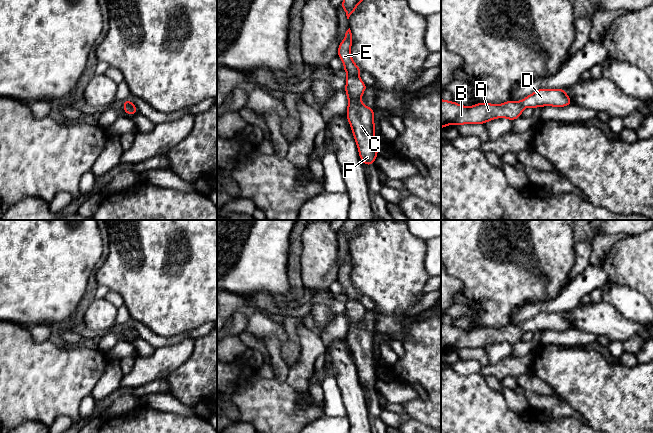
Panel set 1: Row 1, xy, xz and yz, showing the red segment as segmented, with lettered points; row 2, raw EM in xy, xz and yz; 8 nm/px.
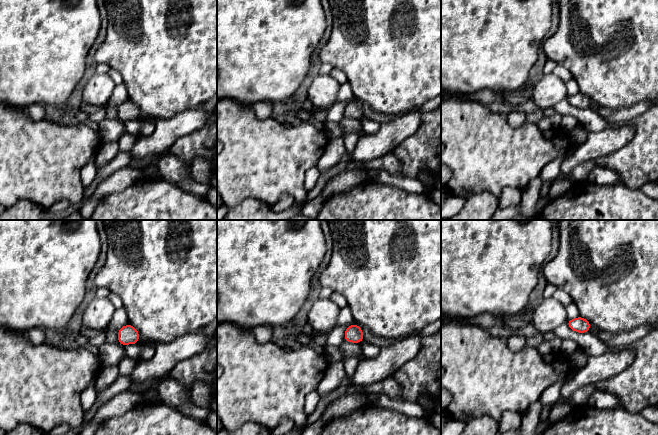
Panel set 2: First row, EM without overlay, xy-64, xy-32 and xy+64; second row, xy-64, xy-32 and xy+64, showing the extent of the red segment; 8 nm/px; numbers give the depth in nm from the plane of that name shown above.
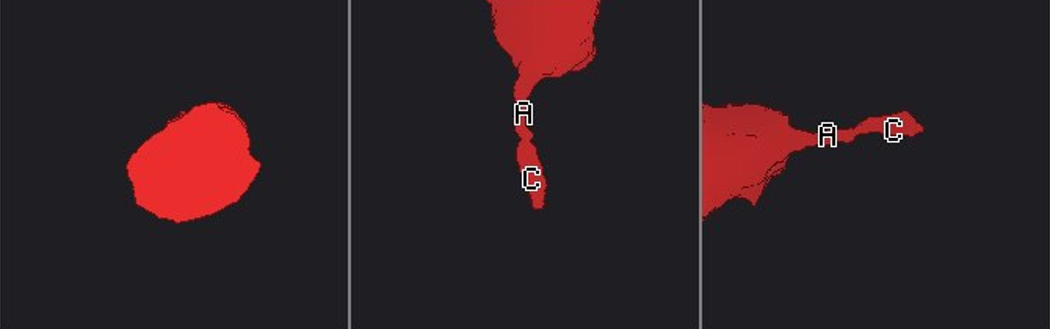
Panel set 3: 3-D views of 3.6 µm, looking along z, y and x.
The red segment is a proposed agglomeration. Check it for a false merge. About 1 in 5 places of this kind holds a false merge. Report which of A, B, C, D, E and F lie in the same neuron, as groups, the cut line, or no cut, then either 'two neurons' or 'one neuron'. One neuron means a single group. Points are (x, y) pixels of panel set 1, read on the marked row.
groups A B C D E F; cut none; one neuron

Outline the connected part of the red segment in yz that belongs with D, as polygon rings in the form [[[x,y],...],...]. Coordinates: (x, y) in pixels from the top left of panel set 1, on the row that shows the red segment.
[[[538,89],[520,102],[510,100],[502,104],[477,103],[466,107],[453,101],[441,99],[441,128],[449,127],[450,123],[485,124],[496,118],[508,118],[512,122],[521,117],[524,108],[532,107],[565,107],[573,104],[571,98],[561,89]]]

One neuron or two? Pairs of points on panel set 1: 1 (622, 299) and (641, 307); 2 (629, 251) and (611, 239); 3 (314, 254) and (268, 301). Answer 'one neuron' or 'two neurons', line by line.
1: one neuron
2: two neurons
3: two neurons

